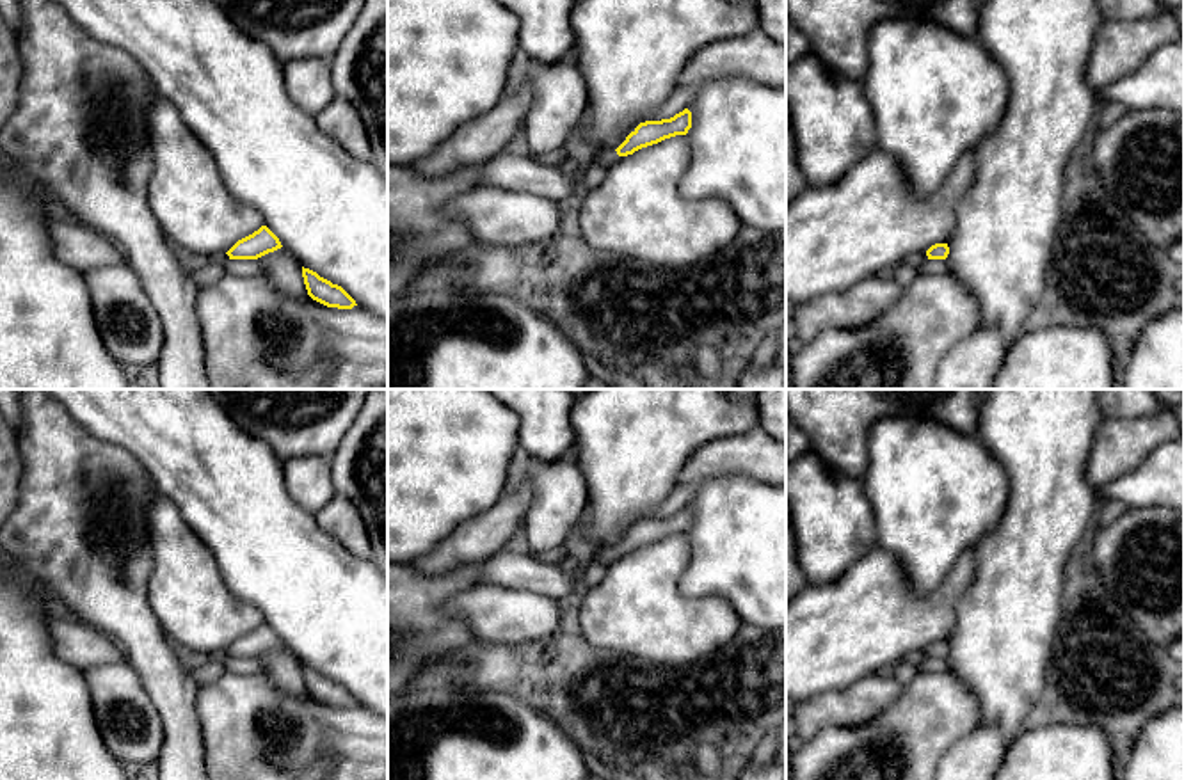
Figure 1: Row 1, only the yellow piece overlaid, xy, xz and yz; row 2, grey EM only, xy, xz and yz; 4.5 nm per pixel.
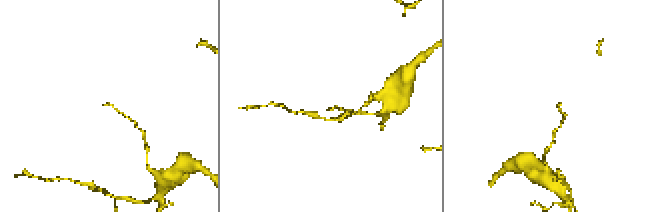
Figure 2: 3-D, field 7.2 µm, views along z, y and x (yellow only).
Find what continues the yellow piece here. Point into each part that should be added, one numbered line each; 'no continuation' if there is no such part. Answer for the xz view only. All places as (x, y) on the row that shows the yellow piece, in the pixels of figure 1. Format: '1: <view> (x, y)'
1: xz (607, 157)

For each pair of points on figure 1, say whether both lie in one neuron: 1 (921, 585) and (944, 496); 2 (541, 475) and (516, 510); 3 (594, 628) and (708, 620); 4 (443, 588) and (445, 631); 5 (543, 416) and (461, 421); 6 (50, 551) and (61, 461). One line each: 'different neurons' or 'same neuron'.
1: same neuron
2: different neurons
3: same neuron
4: same neuron
5: different neurons
6: same neuron

